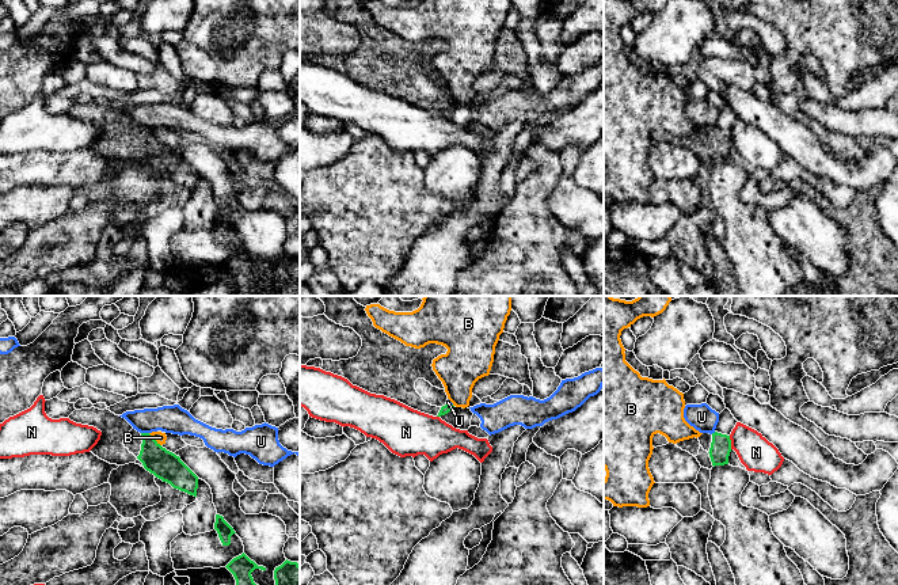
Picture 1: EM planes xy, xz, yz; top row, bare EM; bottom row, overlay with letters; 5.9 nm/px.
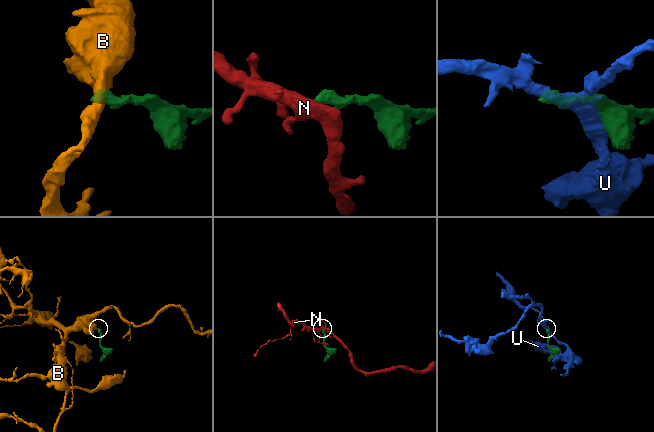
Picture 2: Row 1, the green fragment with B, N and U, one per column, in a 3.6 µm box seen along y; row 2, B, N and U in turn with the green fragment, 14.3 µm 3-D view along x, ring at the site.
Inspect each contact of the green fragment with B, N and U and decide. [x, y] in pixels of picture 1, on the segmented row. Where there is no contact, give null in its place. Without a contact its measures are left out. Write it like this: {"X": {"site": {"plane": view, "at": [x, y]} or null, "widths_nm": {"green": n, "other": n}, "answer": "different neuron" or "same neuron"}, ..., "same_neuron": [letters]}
{"B": {"site": {"plane": "xy", "at": [155, 440]}, "widths_nm": {"green": 170, "other": 70}, "answer": "different neuron"}, "N": {"site": {"plane": "yz", "at": [730, 443]}, "widths_nm": {"green": 130, "other": 200}, "answer": "different neuron"}, "U": {"site": {"plane": "xy", "at": [145, 433]}, "widths_nm": {"green": 170, "other": 160}, "answer": "different neuron"}, "same_neuron": []}

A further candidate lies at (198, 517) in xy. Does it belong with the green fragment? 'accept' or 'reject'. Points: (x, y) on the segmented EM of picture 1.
reject

